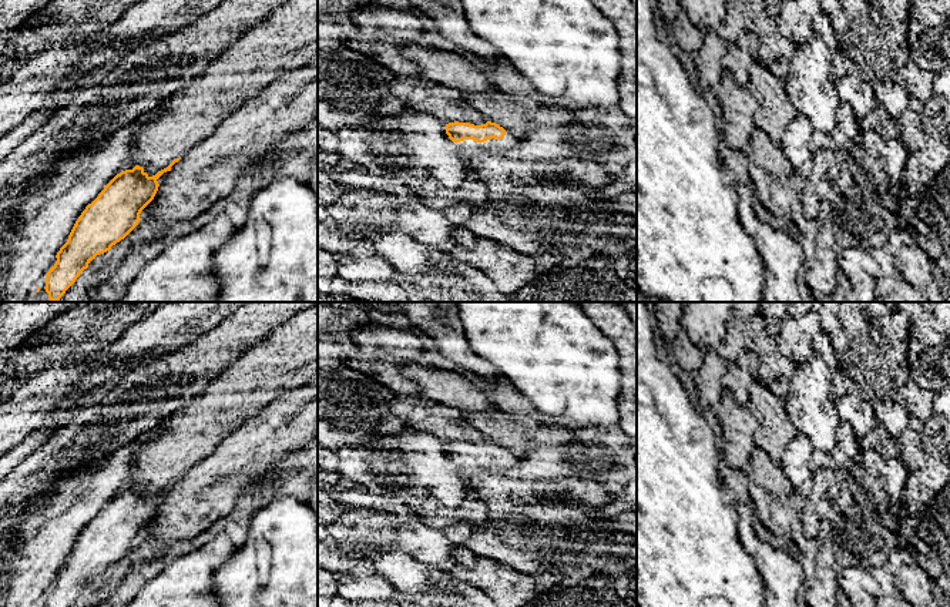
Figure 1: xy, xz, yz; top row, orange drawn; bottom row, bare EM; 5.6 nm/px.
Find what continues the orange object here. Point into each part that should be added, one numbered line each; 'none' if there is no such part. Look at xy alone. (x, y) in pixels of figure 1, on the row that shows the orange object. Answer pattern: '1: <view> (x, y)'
none

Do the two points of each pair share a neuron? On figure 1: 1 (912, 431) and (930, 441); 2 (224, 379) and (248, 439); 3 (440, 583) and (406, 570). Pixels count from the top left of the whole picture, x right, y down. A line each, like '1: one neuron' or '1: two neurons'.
1: two neurons
2: two neurons
3: one neuron

